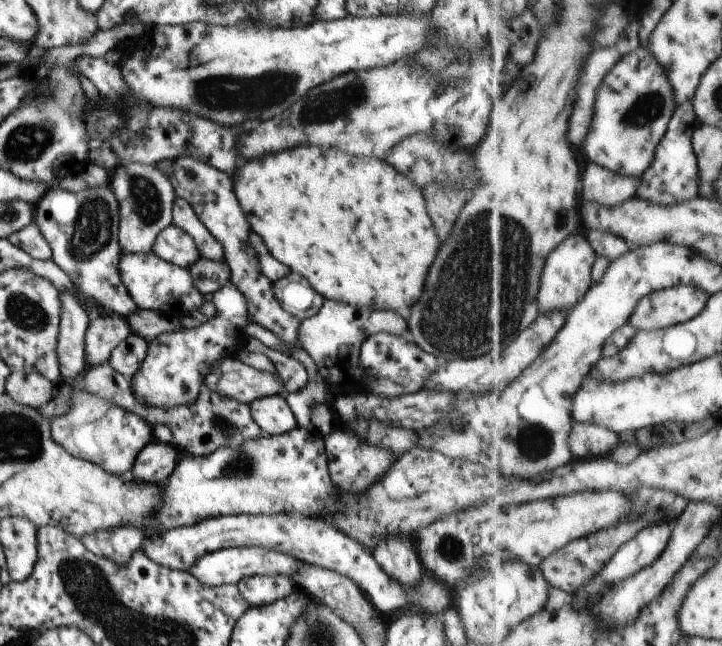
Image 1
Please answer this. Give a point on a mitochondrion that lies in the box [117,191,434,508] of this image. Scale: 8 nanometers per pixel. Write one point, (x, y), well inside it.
(245, 465)

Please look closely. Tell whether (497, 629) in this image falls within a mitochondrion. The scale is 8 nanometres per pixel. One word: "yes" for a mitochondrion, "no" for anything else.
no

